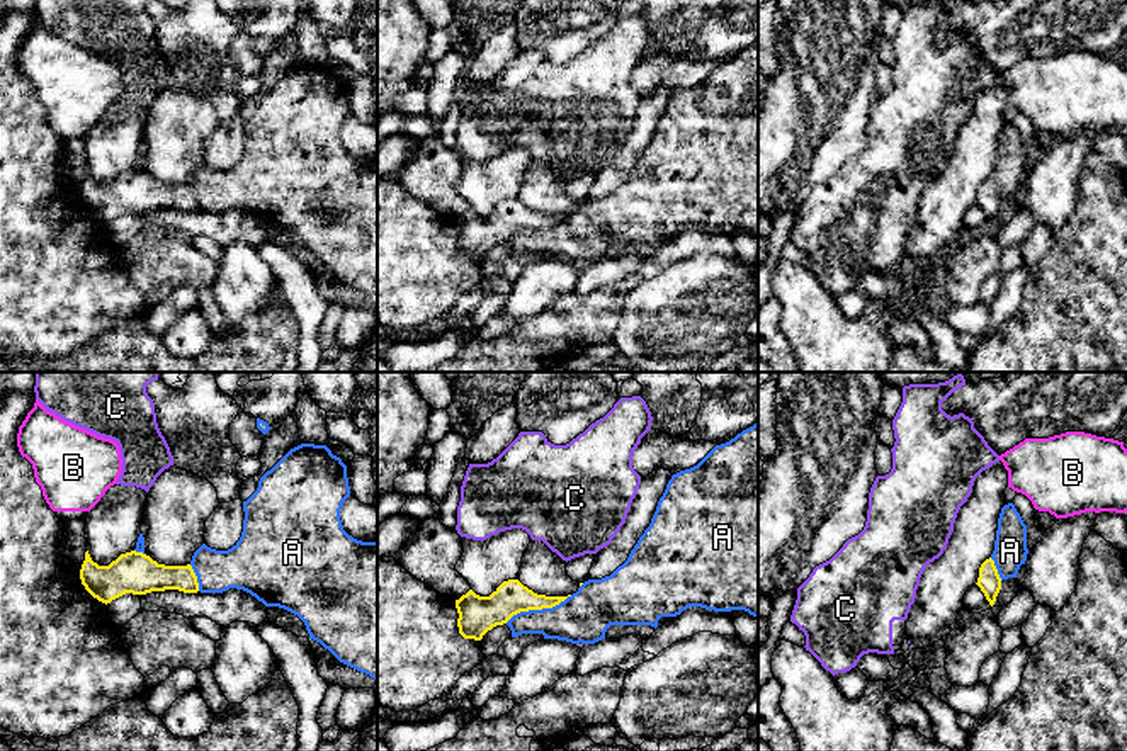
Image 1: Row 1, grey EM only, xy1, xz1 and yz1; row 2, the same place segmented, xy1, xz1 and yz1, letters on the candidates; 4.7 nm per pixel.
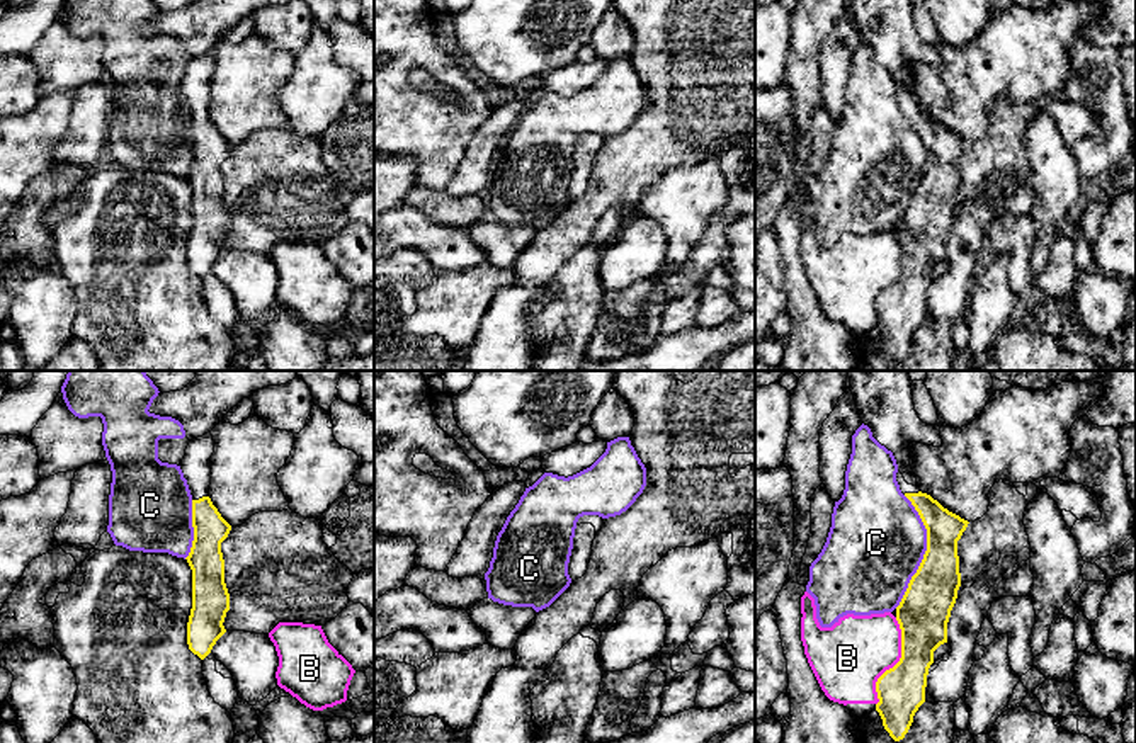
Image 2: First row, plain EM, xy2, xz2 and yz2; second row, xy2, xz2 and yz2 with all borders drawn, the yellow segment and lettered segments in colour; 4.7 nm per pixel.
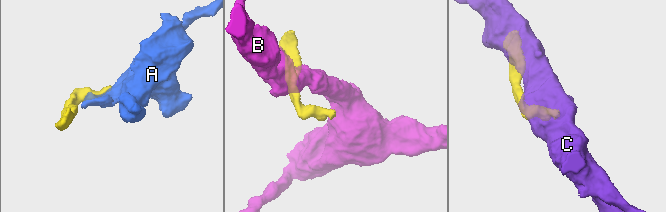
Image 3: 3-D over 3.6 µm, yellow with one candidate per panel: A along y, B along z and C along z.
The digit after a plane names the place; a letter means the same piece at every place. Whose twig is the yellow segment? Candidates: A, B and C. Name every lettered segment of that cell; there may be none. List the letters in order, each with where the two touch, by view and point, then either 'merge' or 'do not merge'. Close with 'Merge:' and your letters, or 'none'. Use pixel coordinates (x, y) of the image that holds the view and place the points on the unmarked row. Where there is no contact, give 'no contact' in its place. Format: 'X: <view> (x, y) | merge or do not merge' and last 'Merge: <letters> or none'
A: xz1 (538, 228) | do not merge
B: yz2 (898, 281) | do not merge
C: yz2 (925, 170) | do not merge
Merge: none

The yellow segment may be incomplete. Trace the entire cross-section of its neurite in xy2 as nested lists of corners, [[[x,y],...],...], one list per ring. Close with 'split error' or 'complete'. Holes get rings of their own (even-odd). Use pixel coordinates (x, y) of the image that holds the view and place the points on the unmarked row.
[[[211,51],[192,58],[180,82],[192,114],[194,160],[185,177],[192,189],[192,228],[187,241],[189,269],[204,279],[216,260],[226,252],[223,241],[230,230],[230,213],[224,202],[221,162],[231,145],[221,136],[209,117]]]; split error

